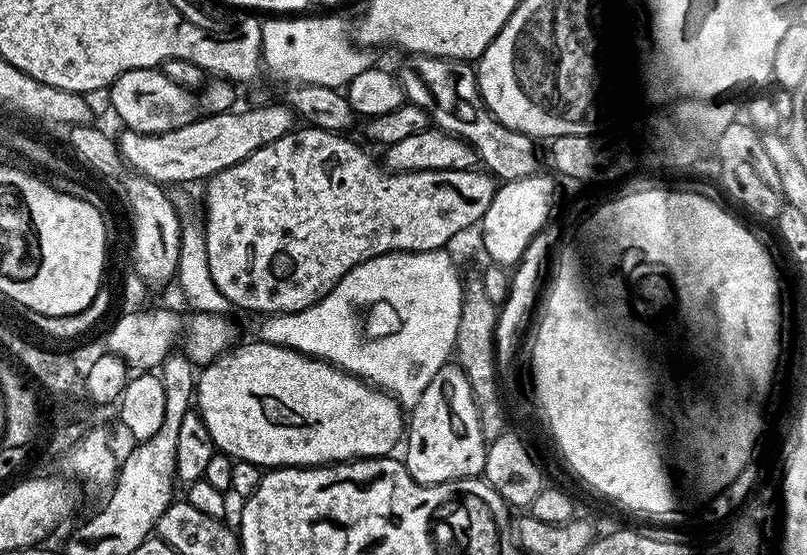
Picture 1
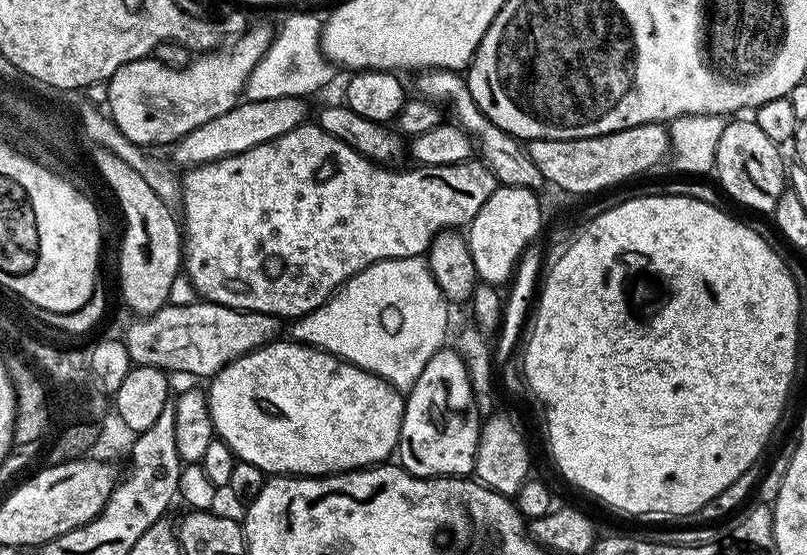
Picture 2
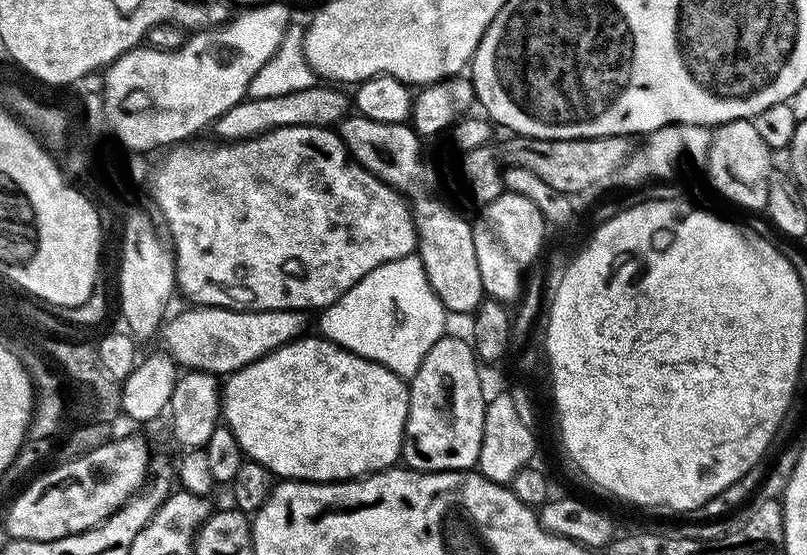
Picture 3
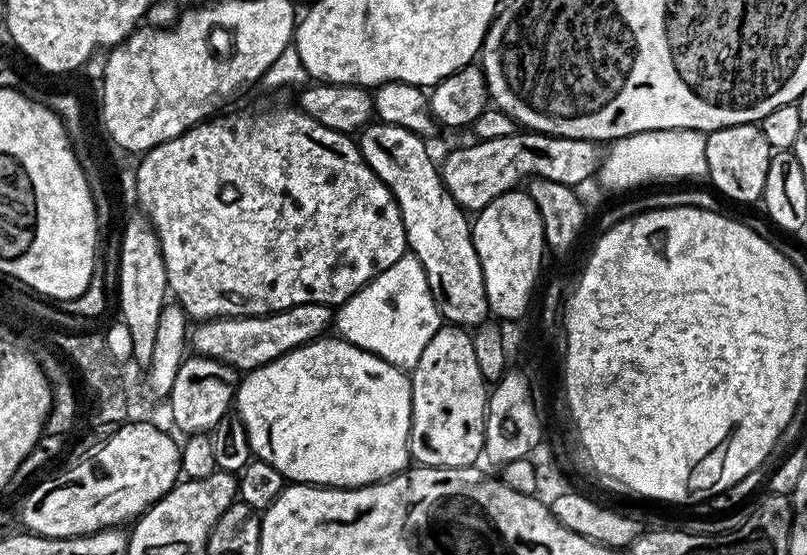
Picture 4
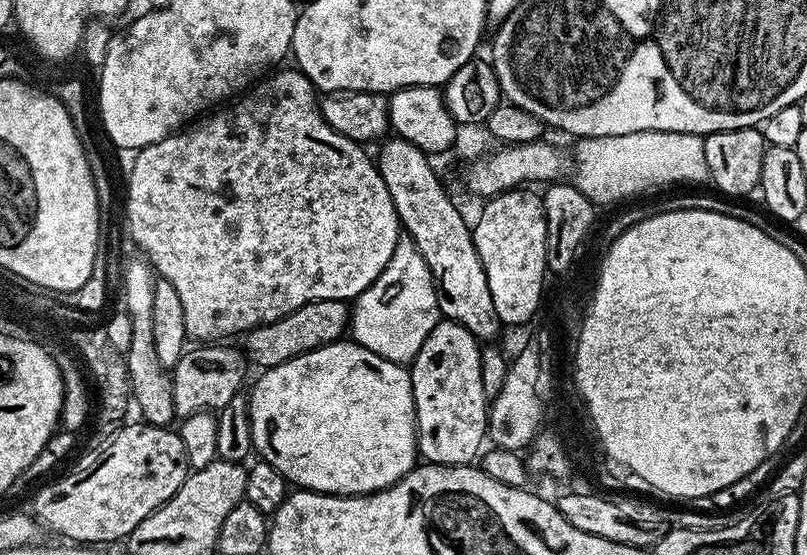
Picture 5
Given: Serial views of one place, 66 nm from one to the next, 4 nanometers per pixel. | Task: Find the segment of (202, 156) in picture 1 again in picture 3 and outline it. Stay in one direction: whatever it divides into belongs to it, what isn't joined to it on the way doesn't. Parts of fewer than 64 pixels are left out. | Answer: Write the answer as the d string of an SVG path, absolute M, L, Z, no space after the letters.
M319 83L311 84L306 90L294 90L294 94L278 94L278 98L258 98L257 100L245 98L239 104L235 104L226 114L216 119L214 131L219 139L224 142L234 140L251 140L253 136L261 136L263 132L269 132L282 126L318 126L319 128L332 128L339 125L340 121L350 112L350 96L347 91L336 86L321 86Z

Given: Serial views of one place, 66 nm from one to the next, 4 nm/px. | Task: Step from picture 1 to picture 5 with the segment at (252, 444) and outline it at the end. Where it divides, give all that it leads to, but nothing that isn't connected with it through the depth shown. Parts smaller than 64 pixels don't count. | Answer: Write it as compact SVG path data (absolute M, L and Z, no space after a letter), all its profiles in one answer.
M337 342L335 344L327 344L314 352L303 352L301 356L294 357L290 362L282 362L276 368L265 368L259 373L260 377L256 380L256 385L250 391L250 399L248 402L248 413L250 414L250 426L252 427L252 446L258 453L259 459L270 462L270 466L274 466L274 470L281 472L284 477L289 480L297 489L307 490L310 492L327 492L330 496L367 496L369 492L379 492L382 488L389 488L395 484L397 480L404 477L405 472L411 472L414 467L412 461L412 452L414 456L414 409L412 407L412 377L406 374L403 367L397 366L392 360L382 360L378 354L373 352L365 352L364 348L355 342Z

